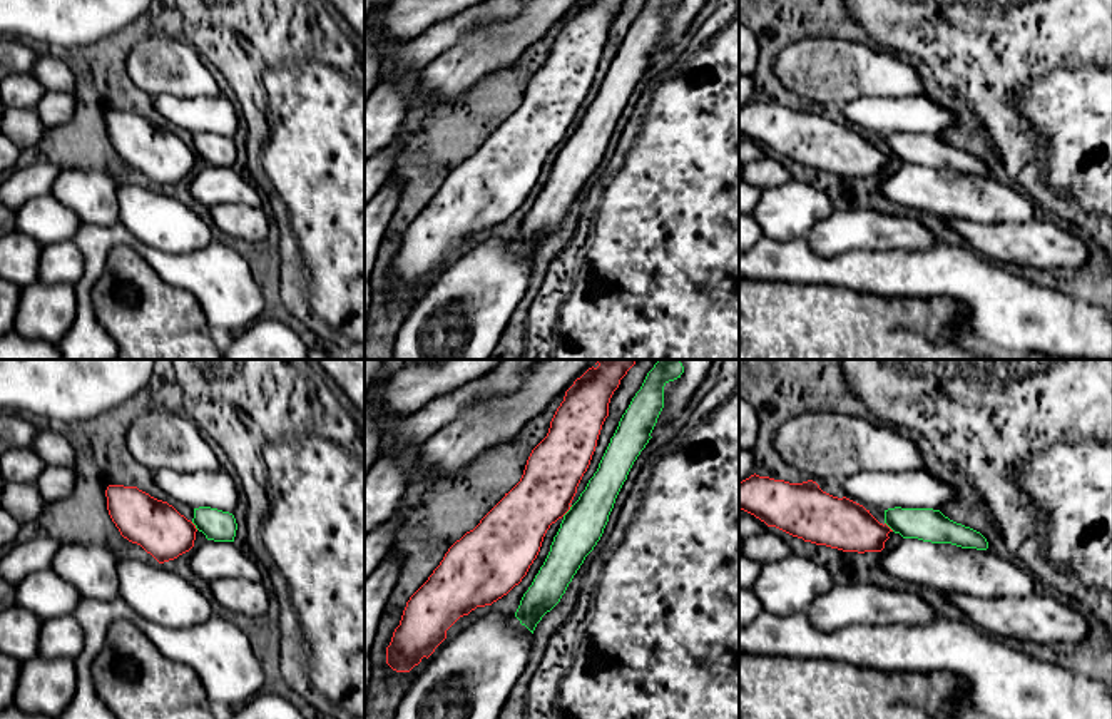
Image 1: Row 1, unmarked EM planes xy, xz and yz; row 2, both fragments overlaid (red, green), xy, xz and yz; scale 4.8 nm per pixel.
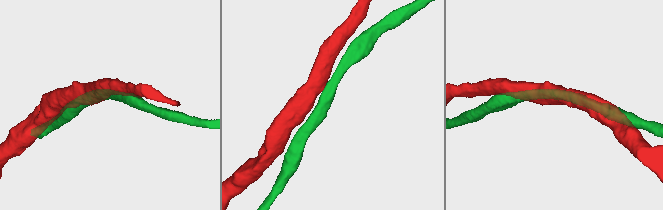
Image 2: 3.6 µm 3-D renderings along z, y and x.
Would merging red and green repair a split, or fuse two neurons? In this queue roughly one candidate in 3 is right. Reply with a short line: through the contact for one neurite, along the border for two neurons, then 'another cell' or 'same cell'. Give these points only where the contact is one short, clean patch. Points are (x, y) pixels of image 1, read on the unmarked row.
xz (572, 131), (562, 141) | another cell

